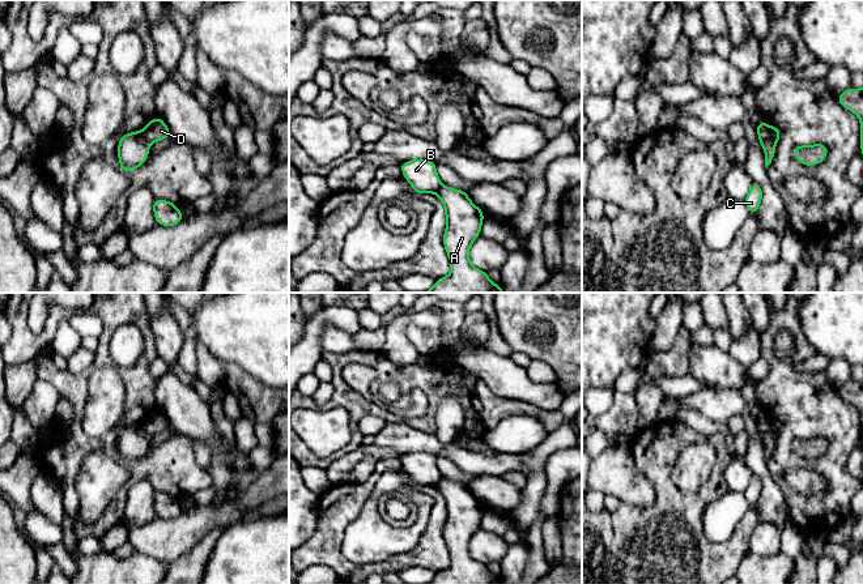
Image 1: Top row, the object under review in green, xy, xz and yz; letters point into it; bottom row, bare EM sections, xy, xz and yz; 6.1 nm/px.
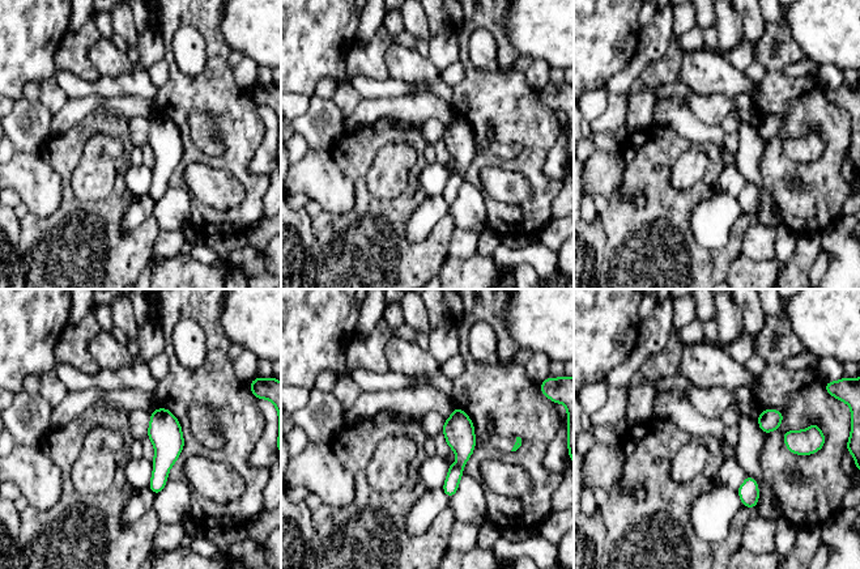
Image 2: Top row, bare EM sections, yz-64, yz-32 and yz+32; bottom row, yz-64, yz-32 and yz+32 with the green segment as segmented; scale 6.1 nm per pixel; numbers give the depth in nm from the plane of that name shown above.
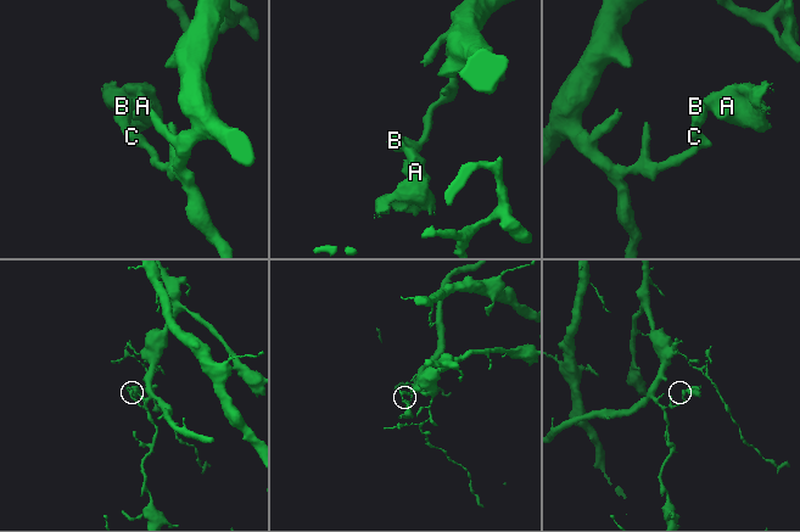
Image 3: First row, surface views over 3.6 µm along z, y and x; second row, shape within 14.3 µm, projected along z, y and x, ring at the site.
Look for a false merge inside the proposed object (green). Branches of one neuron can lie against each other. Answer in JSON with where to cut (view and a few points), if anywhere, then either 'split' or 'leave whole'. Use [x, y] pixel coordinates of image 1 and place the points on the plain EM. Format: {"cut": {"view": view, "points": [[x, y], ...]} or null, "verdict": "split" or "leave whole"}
{"cut": {"view": "yz", "points": [[769, 420], [769, 427], [776, 434]]}, "verdict": "split"}

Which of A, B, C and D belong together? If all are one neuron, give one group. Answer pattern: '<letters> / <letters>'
A D / B C

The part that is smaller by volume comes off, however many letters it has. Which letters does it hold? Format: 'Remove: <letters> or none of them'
Remove: A, D

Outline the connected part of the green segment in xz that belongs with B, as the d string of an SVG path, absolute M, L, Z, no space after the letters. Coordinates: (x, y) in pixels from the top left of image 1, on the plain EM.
M412 452L400 457L407 474L417 486L437 486L442 479L435 464L435 455L428 452Z

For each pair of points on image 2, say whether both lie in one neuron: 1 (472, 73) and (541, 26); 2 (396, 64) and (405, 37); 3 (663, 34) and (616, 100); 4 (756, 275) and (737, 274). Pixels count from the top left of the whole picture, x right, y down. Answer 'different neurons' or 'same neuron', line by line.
1: different neurons
2: different neurons
3: different neurons
4: same neuron

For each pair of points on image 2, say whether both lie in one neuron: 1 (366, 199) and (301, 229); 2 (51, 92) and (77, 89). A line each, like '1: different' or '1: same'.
1: different
2: different

